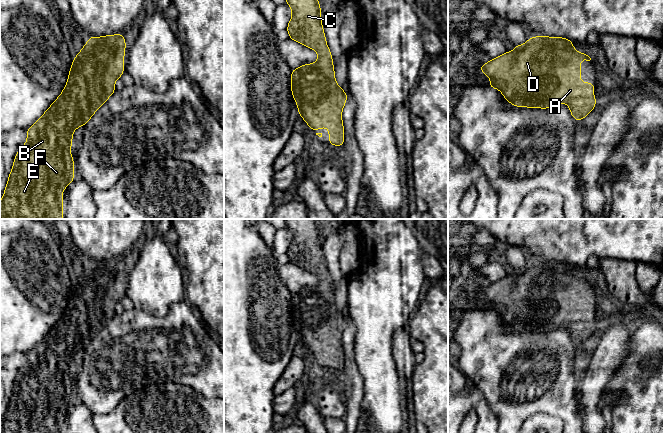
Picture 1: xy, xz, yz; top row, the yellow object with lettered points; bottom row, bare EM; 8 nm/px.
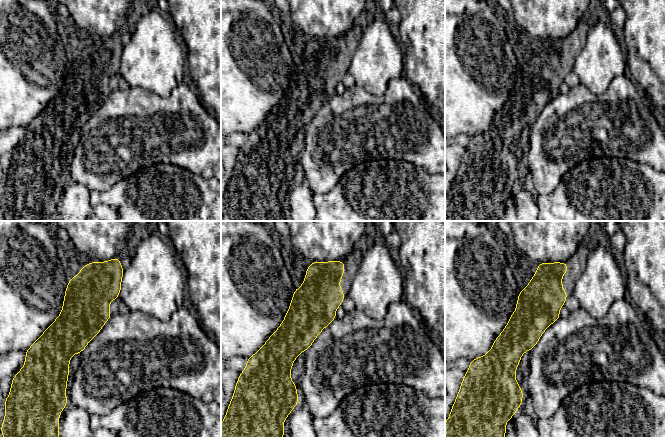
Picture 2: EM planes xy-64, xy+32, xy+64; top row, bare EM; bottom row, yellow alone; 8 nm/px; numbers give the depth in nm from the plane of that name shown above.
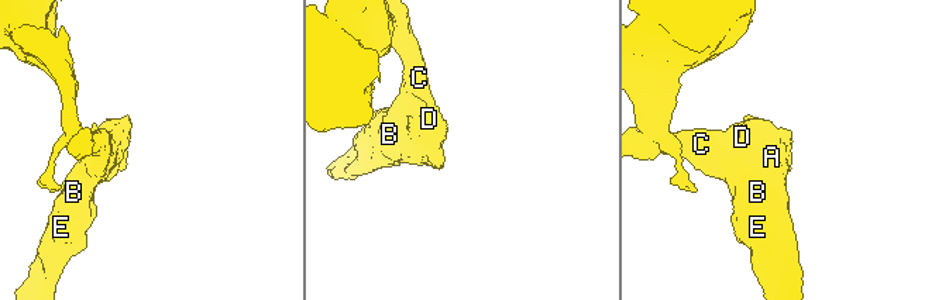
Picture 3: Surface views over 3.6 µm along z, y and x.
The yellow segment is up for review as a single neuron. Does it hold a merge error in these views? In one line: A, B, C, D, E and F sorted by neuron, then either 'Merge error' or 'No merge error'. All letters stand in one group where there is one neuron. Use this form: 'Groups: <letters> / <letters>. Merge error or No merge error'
Groups: A B C D E F. No merge error

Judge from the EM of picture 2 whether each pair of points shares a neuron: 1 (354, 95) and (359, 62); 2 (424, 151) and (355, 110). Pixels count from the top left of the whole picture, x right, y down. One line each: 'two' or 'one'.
1: two
2: one

